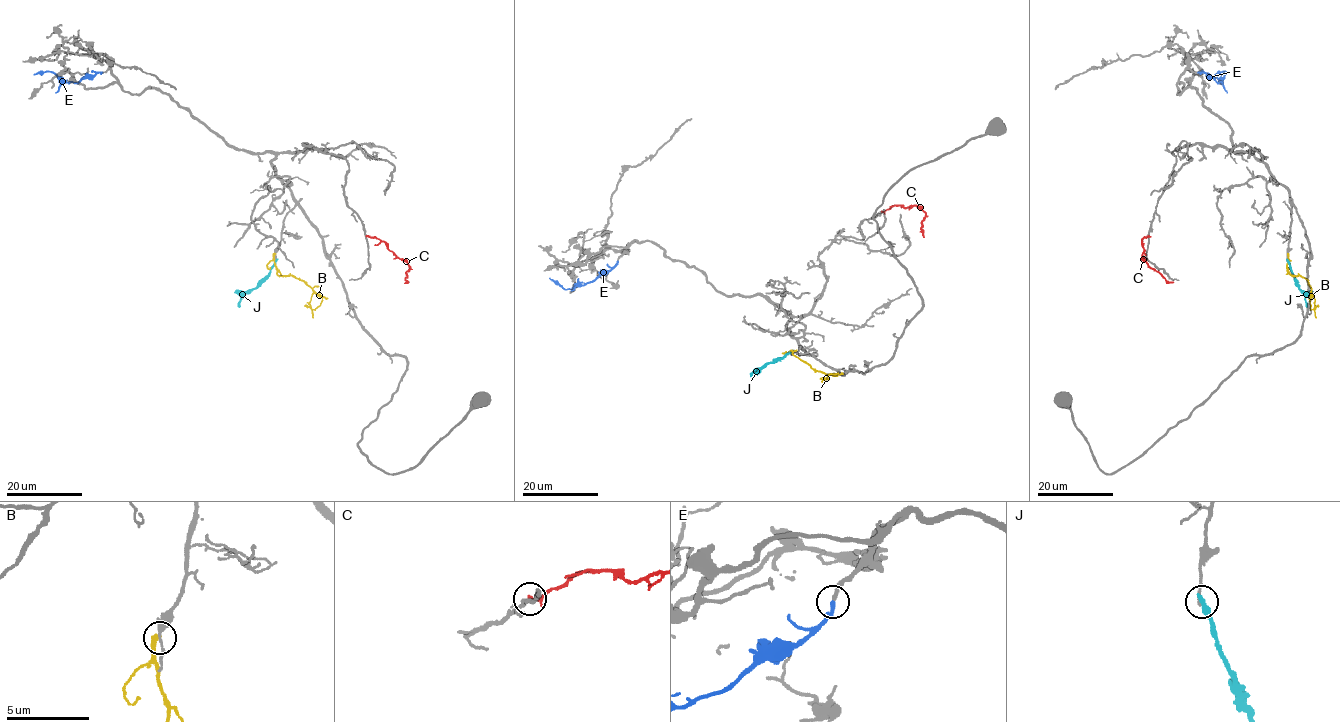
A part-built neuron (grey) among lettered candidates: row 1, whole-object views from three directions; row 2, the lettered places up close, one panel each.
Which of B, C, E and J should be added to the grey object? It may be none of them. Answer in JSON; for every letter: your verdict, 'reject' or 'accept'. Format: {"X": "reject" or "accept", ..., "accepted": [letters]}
{"B": "reject", "C": "reject", "E": "accept", "J": "reject", "accepted": ["E"]}

